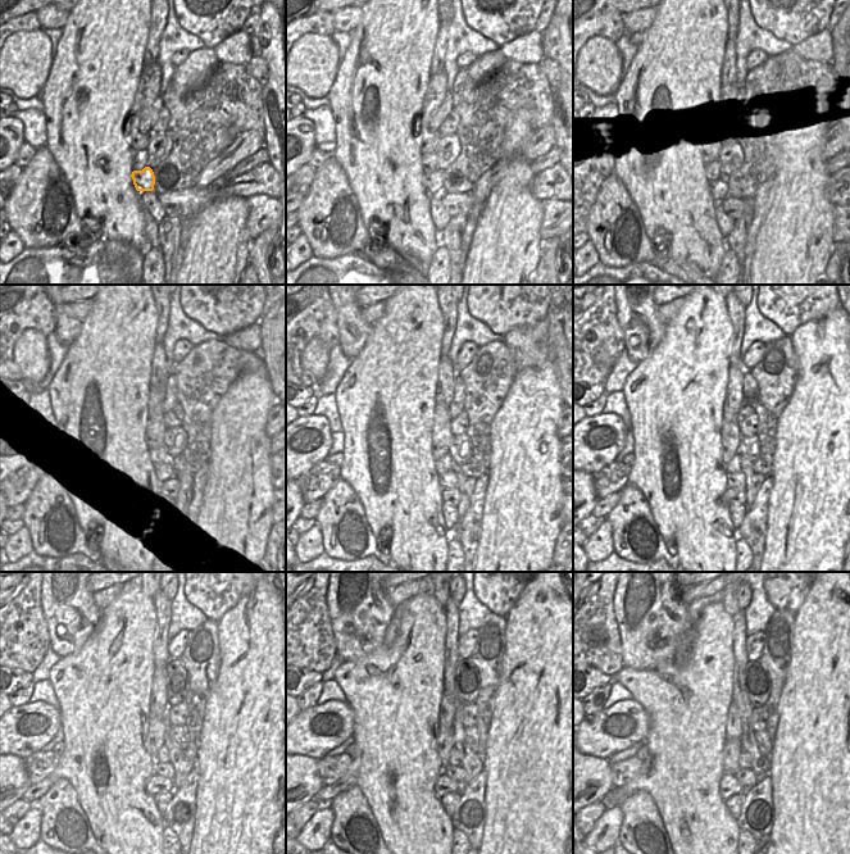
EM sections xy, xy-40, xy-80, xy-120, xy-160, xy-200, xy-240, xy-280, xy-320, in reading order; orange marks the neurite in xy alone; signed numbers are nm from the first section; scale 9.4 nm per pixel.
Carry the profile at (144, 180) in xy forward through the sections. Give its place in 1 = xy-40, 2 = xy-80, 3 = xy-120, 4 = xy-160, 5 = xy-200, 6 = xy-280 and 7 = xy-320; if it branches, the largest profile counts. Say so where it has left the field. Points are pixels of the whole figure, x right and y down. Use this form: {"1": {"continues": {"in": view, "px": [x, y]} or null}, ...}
{"1": {"continues": {"in": "xy-40", "px": [432, 182]}}, "2": {"continues": {"in": "xy-80", "px": [718, 189]}}, "3": {"continues": {"in": "xy-120", "px": [163, 472]}}, "4": {"continues": {"in": "xy-160", "px": [448, 480]}}, "5": {"continues": {"in": "xy-200", "px": [736, 481]}}, "6": {"continues": {"in": "xy-280", "px": [457, 773]}}, "7": {"continues": {"in": "xy-320", "px": [745, 776]}}}

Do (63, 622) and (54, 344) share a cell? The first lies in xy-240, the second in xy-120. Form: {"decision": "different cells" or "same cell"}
{"decision": "different cells"}

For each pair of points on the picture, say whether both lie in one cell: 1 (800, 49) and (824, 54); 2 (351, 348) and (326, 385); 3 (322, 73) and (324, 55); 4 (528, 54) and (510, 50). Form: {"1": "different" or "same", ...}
{"1": "same", "2": "different", "3": "same", "4": "same"}

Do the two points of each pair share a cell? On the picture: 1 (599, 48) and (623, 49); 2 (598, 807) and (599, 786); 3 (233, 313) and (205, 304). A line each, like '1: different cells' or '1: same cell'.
1: different cells
2: different cells
3: same cell

